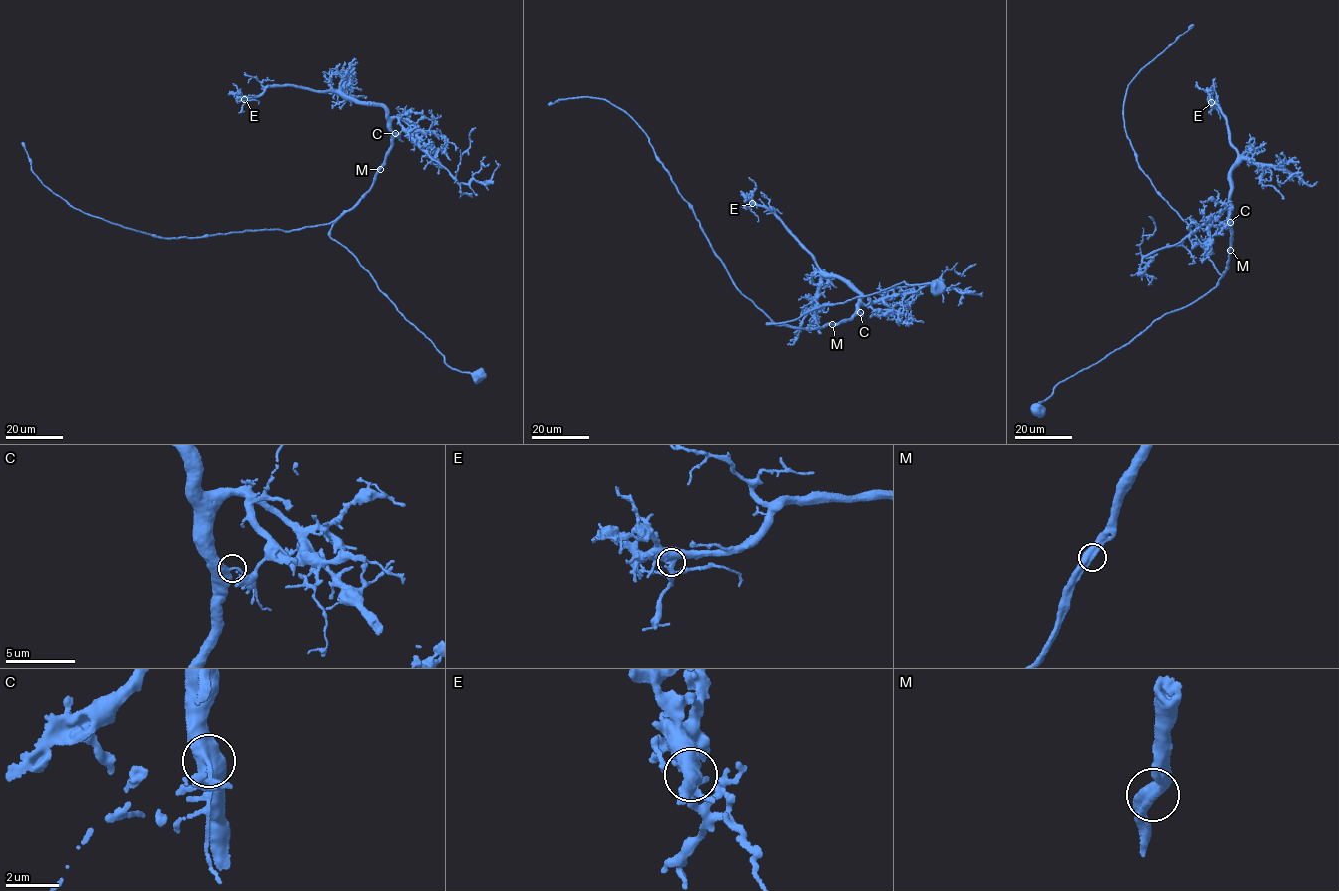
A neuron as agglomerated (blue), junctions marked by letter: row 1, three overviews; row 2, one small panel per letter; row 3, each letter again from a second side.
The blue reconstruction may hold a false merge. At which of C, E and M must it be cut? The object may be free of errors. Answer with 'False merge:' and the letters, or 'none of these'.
False merge: none of these

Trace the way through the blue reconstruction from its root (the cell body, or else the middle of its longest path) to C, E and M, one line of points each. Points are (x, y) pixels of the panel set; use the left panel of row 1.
C: (475, 374), (449, 367), (353, 255), (329, 236), (332, 225), (372, 185), (395, 133)
E: (475, 374), (449, 367), (329, 236), (383, 162), (391, 145), (388, 113), (333, 92), (289, 85), (244, 99)
M: (475, 374), (449, 367), (353, 255), (330, 238), (332, 225), (369, 190), (380, 169)

